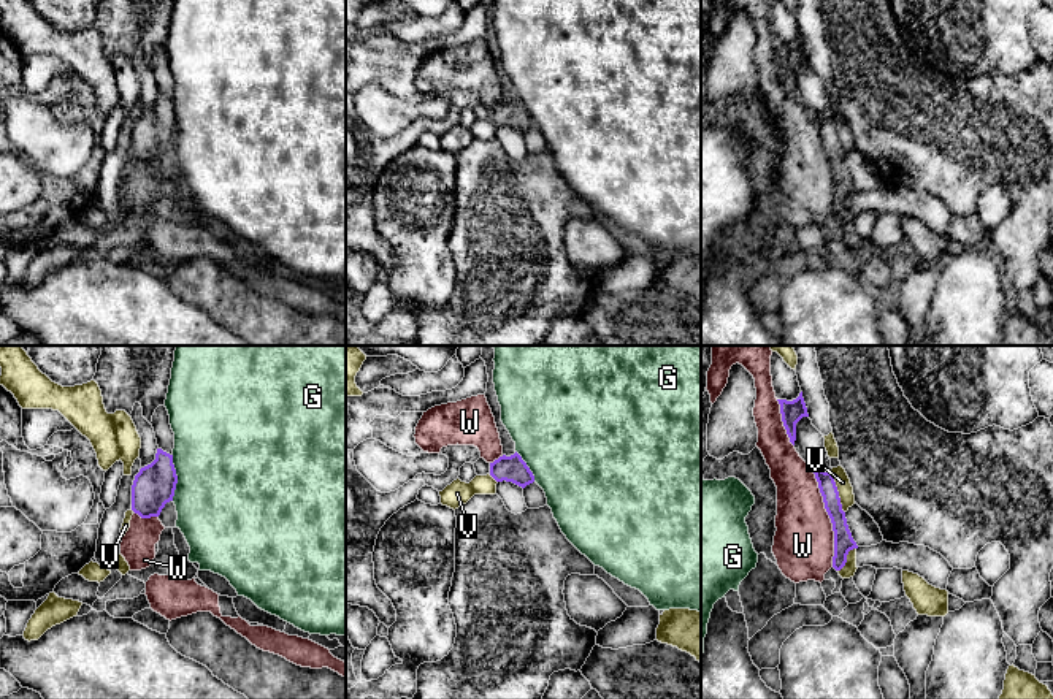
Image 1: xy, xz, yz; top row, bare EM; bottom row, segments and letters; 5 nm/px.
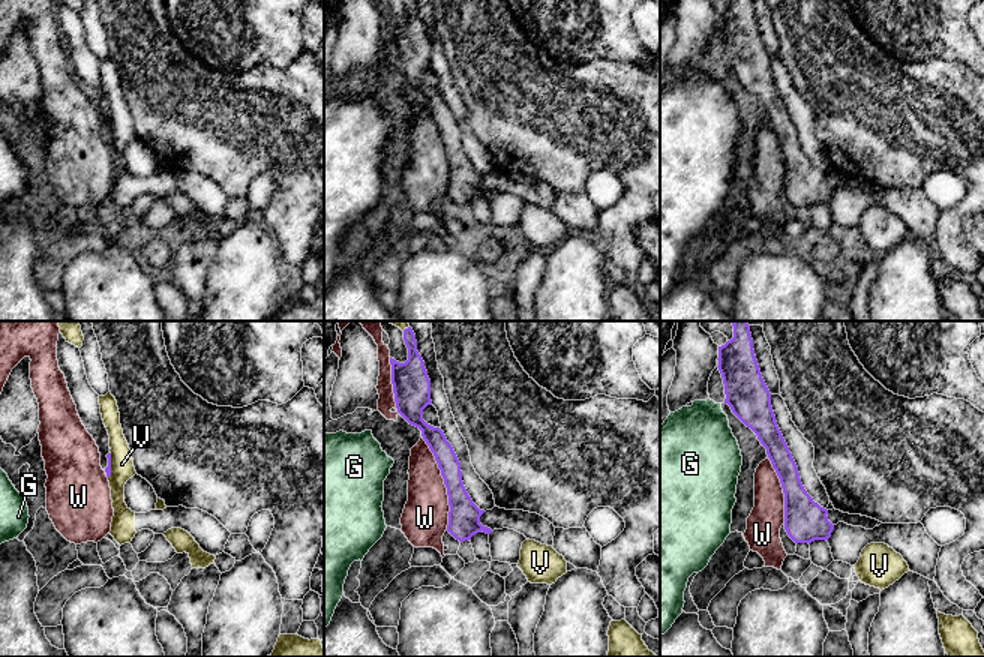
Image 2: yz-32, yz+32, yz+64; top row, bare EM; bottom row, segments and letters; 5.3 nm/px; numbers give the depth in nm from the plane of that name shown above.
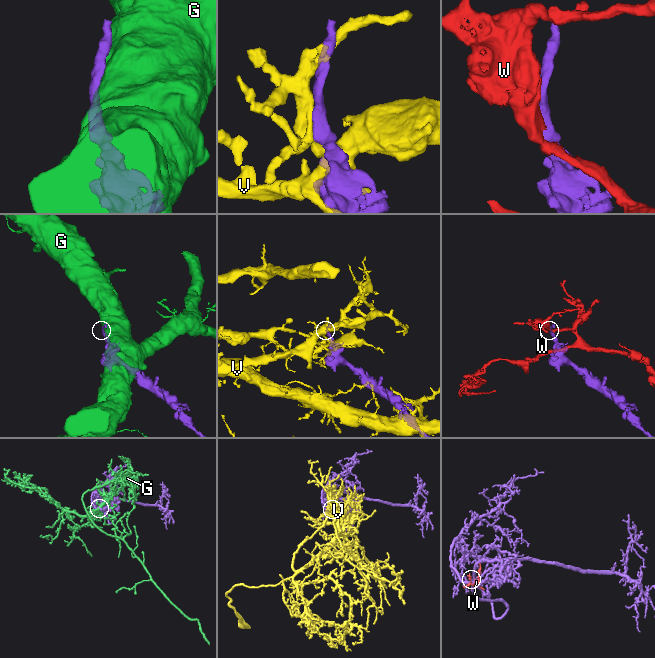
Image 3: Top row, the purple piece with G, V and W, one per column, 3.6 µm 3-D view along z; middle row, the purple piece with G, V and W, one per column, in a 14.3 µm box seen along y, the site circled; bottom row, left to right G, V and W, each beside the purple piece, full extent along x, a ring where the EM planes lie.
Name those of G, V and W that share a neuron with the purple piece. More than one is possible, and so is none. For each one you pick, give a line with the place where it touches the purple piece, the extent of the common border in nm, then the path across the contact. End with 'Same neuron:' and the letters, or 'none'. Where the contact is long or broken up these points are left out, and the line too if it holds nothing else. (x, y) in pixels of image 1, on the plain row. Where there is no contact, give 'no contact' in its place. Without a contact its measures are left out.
Same neuron: none

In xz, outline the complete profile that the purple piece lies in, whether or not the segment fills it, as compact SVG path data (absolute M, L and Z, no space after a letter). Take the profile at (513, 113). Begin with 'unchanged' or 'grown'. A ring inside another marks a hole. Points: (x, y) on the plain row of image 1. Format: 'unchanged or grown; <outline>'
unchanged; M517 97L511 101L503 100L490 108L490 120L496 127L506 125L522 133L534 127L533 117Z

